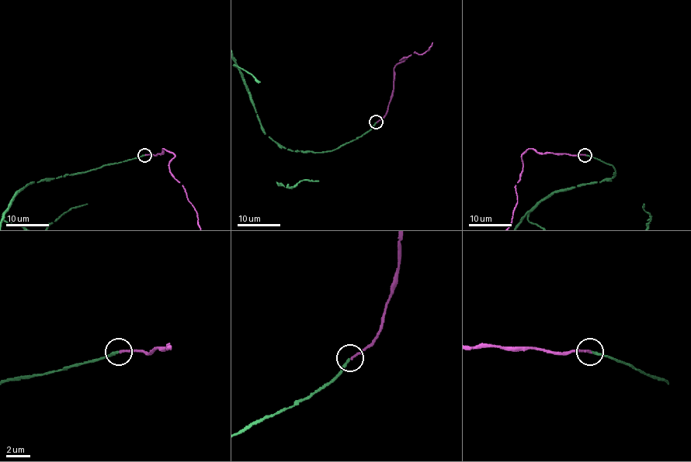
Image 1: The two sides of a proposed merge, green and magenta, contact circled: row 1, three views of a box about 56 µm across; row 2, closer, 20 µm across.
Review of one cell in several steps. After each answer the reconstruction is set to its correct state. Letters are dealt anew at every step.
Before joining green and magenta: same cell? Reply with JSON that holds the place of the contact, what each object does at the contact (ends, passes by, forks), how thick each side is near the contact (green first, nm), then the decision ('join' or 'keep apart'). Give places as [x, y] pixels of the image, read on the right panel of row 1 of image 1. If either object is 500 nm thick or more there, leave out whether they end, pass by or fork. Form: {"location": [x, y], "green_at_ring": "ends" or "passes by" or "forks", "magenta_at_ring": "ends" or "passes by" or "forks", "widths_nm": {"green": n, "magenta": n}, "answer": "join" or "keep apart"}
{"location": [585, 155], "green_at_ring": "ends", "magenta_at_ring": "ends", "widths_nm": {"green": 170, "magenta": 180}, "answer": "join"}

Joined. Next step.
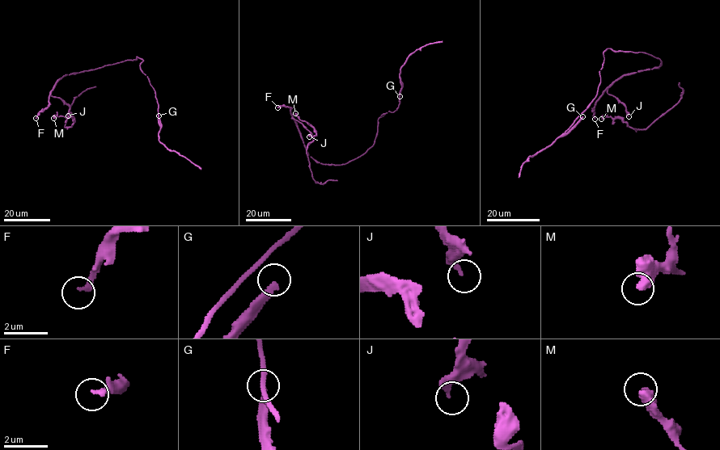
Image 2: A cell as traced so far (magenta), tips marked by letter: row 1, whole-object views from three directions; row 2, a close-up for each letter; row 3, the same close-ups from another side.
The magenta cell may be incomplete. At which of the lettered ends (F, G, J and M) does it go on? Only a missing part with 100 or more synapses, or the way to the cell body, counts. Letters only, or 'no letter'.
G

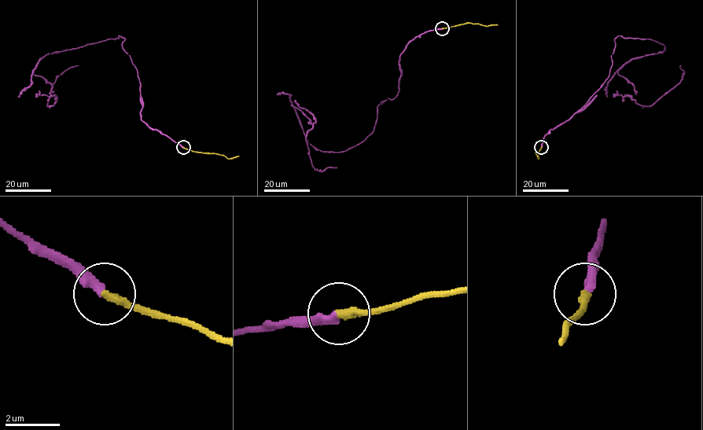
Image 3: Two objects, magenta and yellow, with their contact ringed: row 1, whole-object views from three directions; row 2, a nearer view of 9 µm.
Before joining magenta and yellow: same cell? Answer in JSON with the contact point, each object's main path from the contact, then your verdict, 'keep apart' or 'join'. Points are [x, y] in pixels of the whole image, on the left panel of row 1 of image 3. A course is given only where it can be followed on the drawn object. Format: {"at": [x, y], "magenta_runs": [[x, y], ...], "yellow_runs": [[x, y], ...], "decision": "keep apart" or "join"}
{"at": [183, 147], "magenta_runs": [[182, 148], [141, 119], [119, 35], [40, 60], [34, 75], [57, 99], [46, 105], [78, 65]], "yellow_runs": [[182, 148], [223, 155], [228, 158], [238, 156]], "decision": "join"}

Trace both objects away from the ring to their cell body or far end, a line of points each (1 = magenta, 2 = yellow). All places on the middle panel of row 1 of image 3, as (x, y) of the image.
1: (441, 28), (407, 44), (398, 94), (345, 151), (314, 147), (292, 105), (315, 119), (315, 169), (336, 167)
2: (441, 28), (467, 23), (487, 26), (497, 24)

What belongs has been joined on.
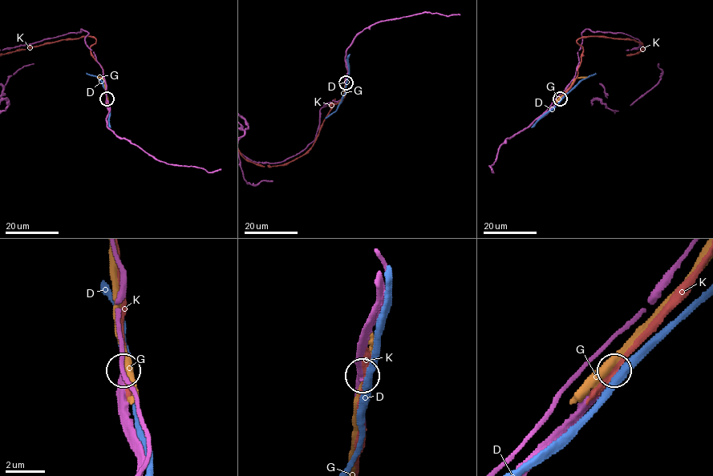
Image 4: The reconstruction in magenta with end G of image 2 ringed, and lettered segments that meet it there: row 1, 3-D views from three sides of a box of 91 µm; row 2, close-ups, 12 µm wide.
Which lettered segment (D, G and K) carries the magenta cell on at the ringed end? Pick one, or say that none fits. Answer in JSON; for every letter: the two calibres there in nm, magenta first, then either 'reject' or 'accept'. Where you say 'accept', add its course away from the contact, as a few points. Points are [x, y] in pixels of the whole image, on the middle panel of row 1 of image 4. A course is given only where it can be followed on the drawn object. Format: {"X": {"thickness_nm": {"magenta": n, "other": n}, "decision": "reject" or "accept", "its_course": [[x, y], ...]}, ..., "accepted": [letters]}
{"D": {"thickness_nm": {"magenta": 300, "other": 400}, "decision": "reject"}, "G": {"thickness_nm": {"magenta": 280, "other": 440}, "decision": "reject"}, "K": {"thickness_nm": {"magenta": 360, "other": 440}, "decision": "reject"}, "accepted": []}

